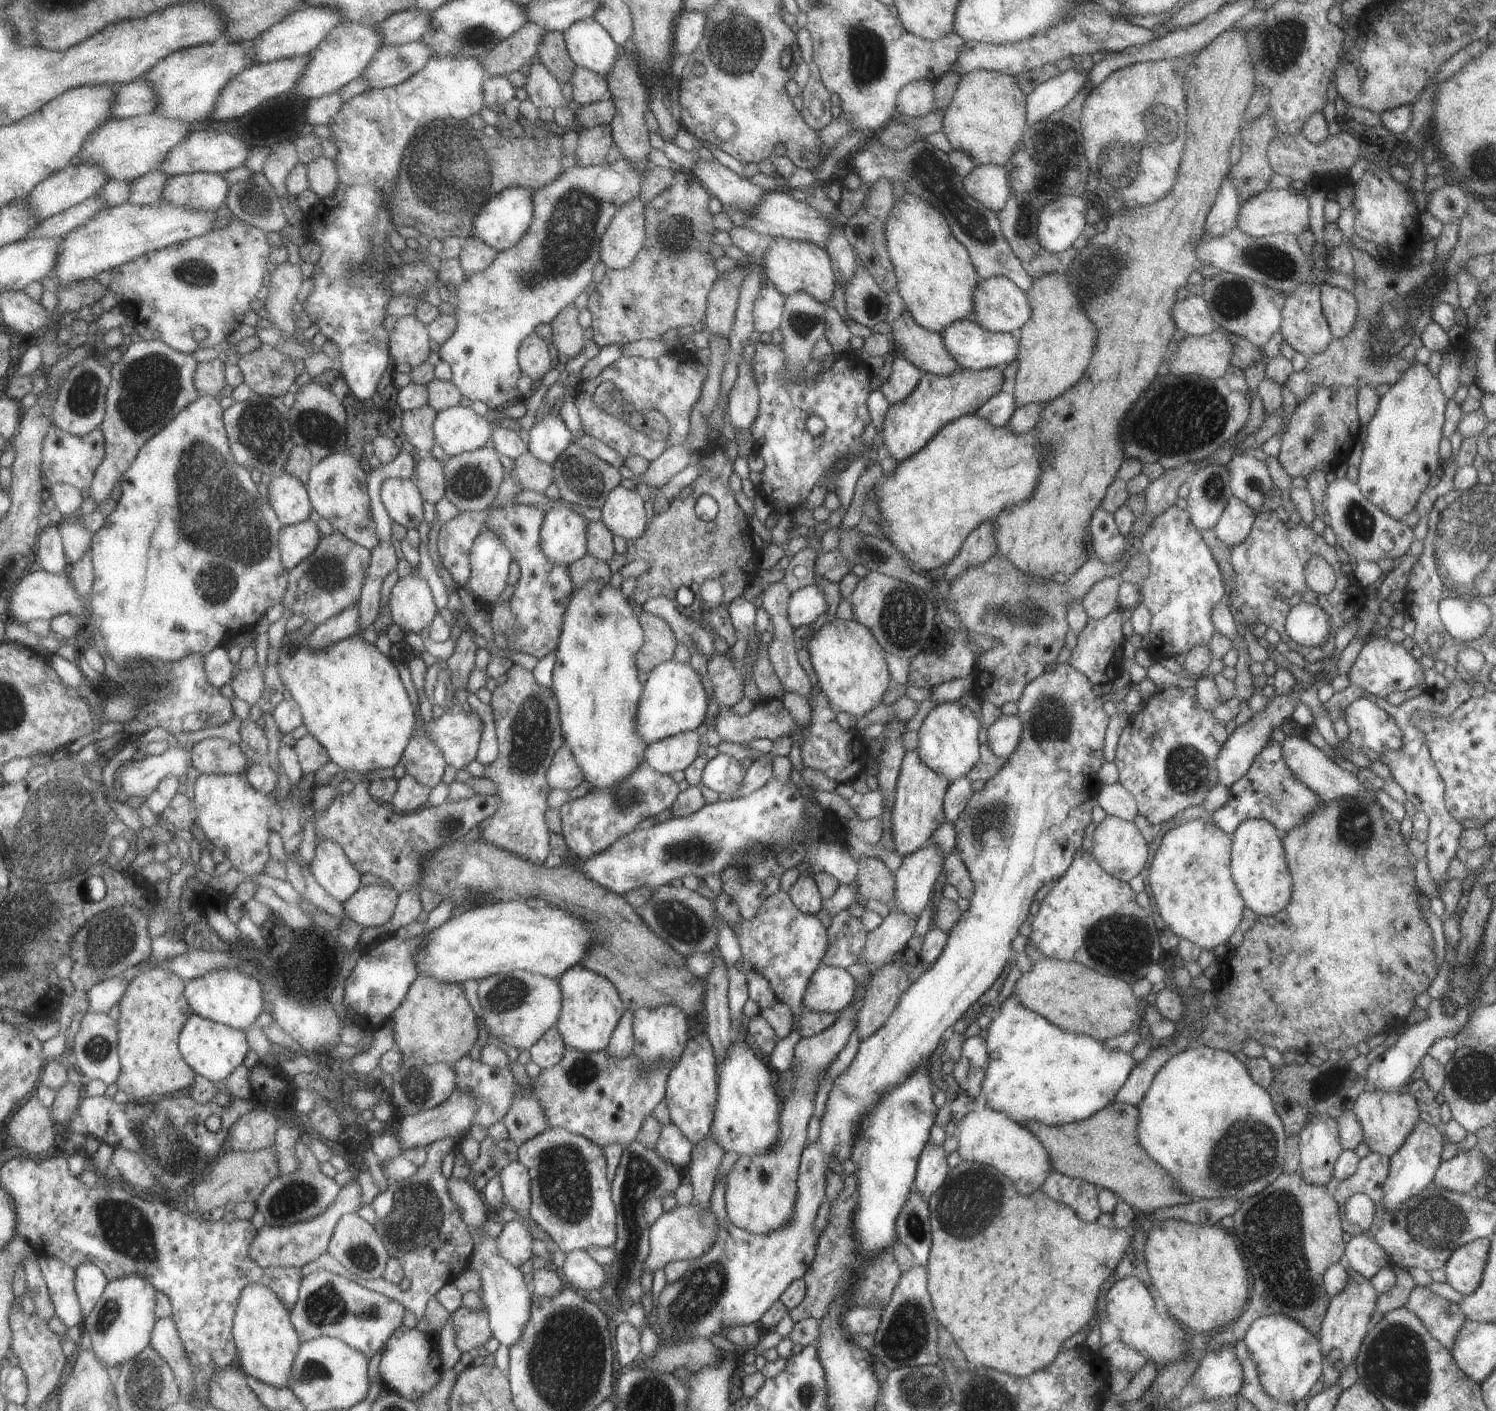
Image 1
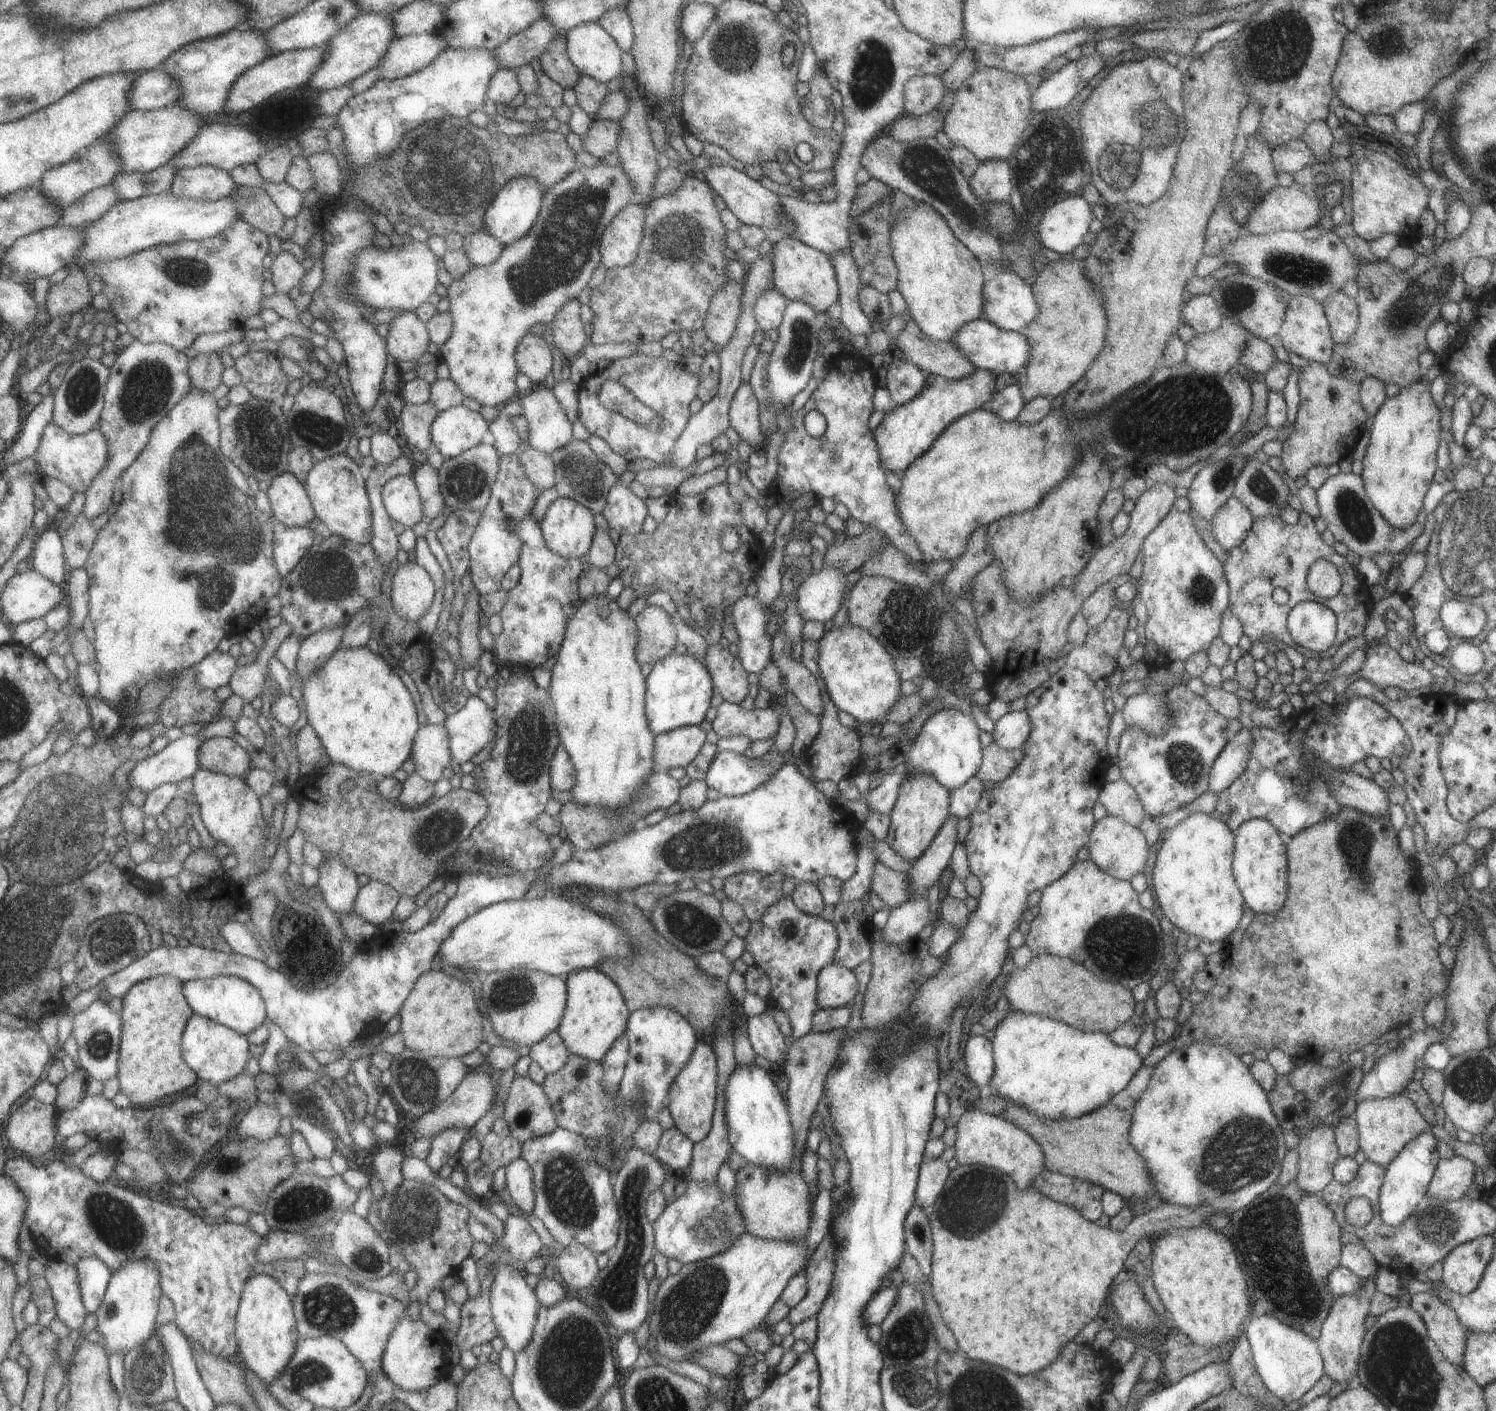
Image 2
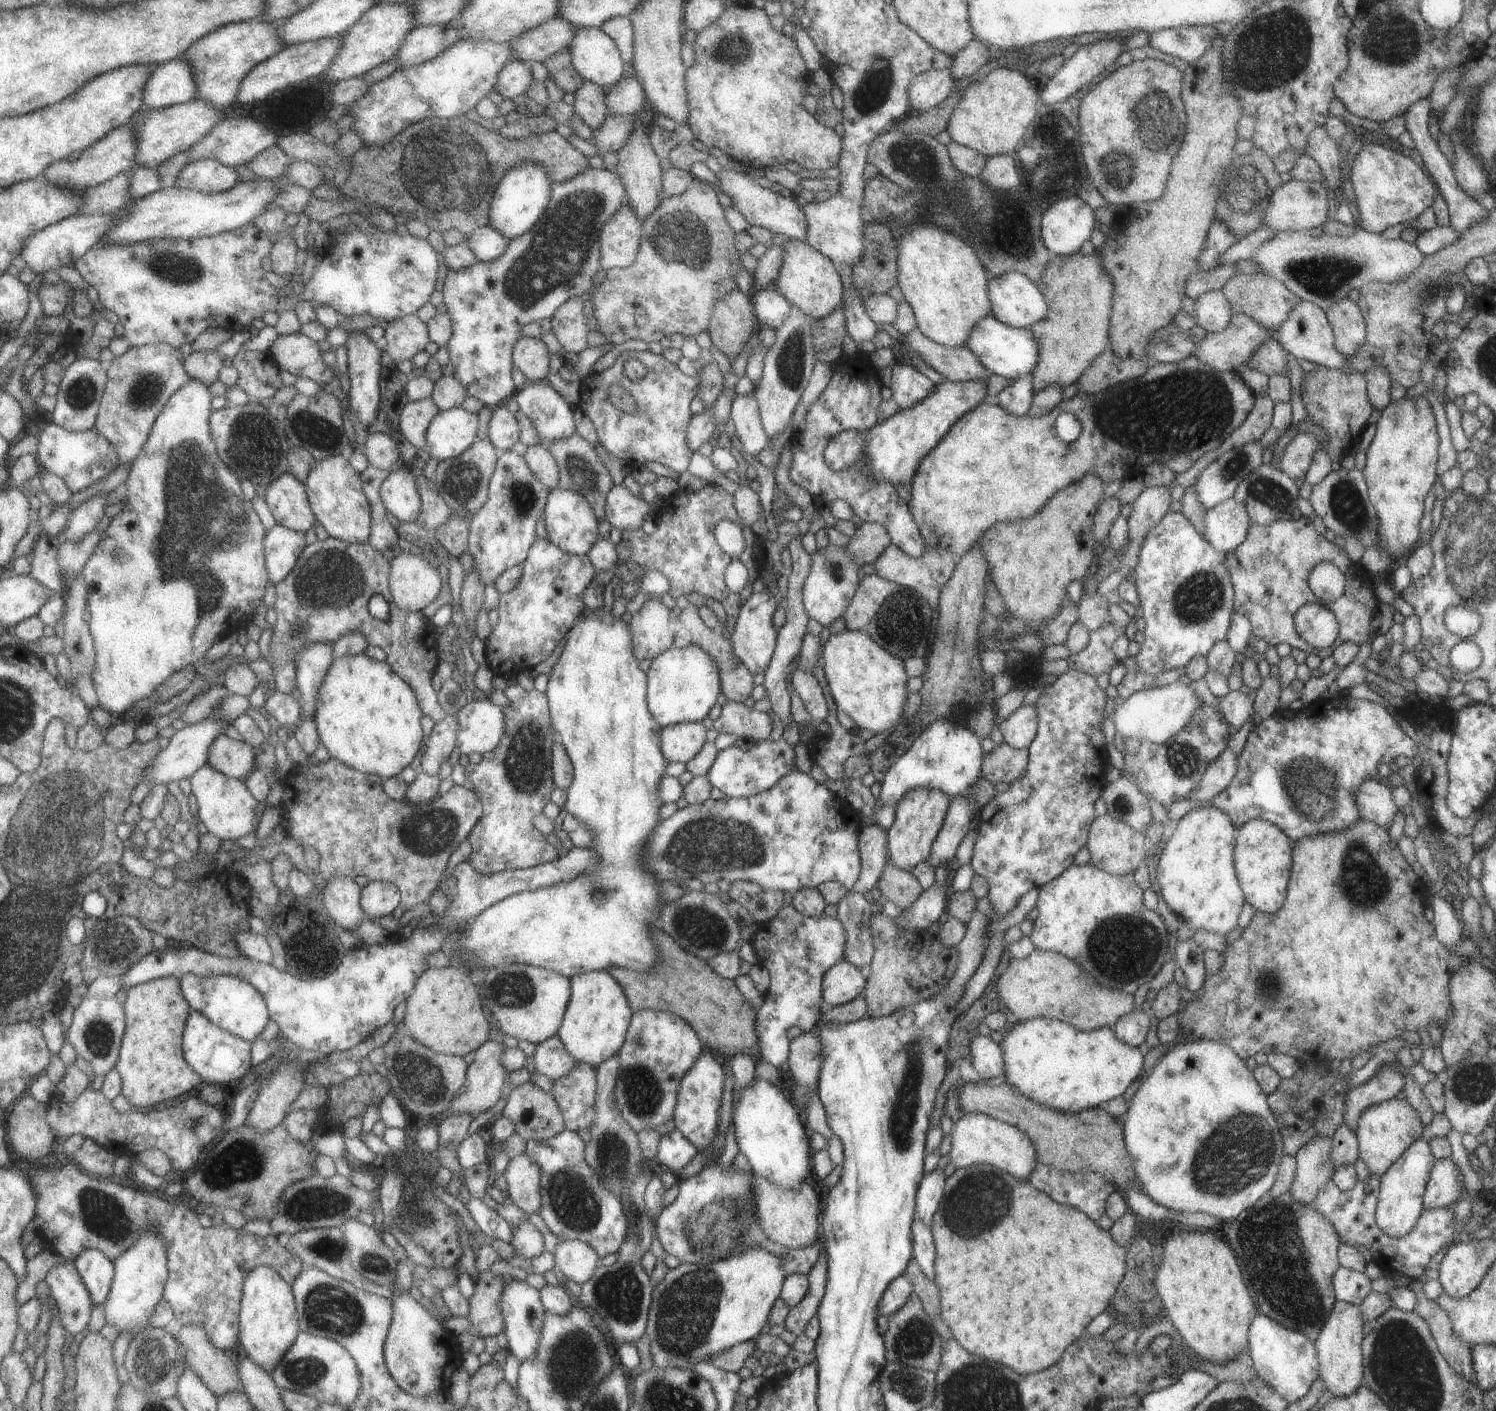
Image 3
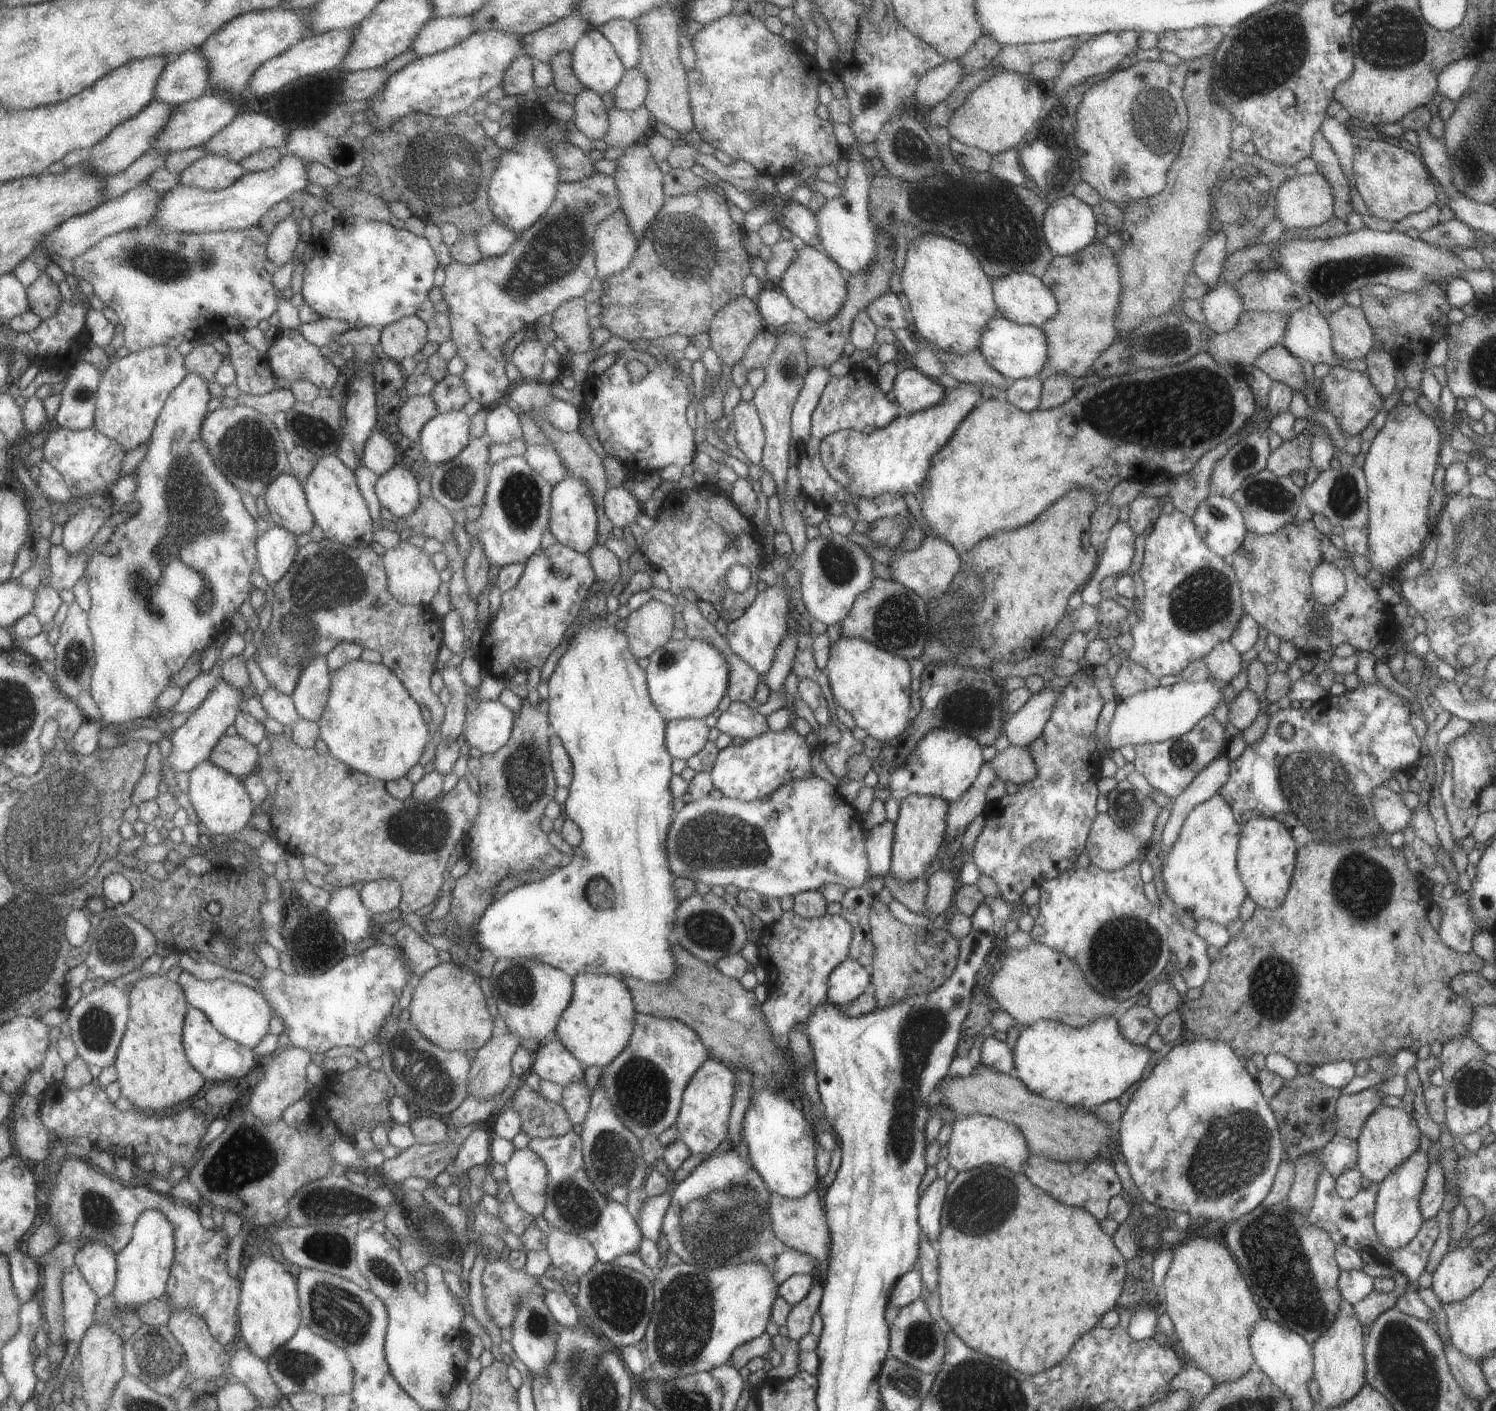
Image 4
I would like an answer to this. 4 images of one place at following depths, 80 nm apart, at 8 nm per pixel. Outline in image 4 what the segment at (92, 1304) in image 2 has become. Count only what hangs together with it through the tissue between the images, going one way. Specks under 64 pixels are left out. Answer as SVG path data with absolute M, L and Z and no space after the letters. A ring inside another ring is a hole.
M99 1240L87 1242L76 1254L76 1264L99 1299L114 1293L119 1276L117 1252Z

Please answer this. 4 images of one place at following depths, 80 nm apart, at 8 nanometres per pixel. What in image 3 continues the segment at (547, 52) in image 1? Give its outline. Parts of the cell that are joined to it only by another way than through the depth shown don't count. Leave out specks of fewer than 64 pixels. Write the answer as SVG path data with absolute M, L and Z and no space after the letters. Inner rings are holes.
M561 49L547 57L543 60L543 64L549 73L549 78L563 92L575 92L576 88L583 82L571 64L570 52L567 49Z

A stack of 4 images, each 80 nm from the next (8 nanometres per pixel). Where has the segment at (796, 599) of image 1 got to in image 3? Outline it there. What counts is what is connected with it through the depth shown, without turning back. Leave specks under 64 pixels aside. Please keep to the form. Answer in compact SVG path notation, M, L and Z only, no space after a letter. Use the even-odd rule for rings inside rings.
M827 542L824 548L815 548L813 554L809 554L811 566L803 581L802 605L808 618L813 618L822 626L830 626L837 618L841 617L849 604L854 590L858 587L859 574L857 570L861 565L855 563L842 546Z

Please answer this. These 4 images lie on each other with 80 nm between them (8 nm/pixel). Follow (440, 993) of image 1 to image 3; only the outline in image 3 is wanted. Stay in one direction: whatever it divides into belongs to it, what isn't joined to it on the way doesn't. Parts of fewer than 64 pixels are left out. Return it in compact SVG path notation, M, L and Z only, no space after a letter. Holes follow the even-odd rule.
M454 963L444 969L436 967L427 969L418 978L416 989L406 1002L406 1019L404 1020L403 1028L407 1028L414 1039L419 1040L425 1046L428 1046L434 1051L439 1051L444 1055L465 1056L465 1054L469 1054L473 1050L480 1049L491 1038L491 1026L489 1026L487 1018L485 1018L483 1002L481 1002L484 994L463 971L460 972L455 969Z

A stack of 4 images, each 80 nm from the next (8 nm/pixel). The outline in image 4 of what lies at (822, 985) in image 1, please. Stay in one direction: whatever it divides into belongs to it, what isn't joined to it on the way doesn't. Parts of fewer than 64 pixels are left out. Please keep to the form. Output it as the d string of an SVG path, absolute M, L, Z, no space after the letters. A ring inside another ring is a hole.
M843 960L827 978L827 1001L837 1006L852 1002L863 992L870 990L871 976L859 962Z

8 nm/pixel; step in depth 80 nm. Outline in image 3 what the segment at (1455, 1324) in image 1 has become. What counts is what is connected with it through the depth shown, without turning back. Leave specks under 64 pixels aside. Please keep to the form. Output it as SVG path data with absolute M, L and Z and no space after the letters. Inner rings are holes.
M1416 1280L1413 1288L1416 1296L1414 1311L1427 1323L1439 1354L1446 1360L1446 1366L1451 1367L1459 1376L1476 1384L1470 1348L1456 1337L1445 1310L1433 1299L1426 1298L1420 1286L1421 1282Z

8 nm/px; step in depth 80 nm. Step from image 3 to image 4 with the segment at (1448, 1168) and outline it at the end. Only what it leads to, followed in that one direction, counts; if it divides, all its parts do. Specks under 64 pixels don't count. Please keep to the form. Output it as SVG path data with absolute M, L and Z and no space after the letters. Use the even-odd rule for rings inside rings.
M1437 1161L1431 1162L1425 1174L1425 1180L1423 1180L1423 1190L1417 1198L1419 1212L1423 1220L1434 1217L1440 1209L1446 1191L1445 1182L1447 1180L1443 1176L1441 1166L1437 1164Z

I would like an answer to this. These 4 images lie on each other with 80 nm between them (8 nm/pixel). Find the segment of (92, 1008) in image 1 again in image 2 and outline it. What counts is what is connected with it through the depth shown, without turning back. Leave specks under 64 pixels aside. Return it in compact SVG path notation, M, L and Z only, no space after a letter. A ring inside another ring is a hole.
M509 872L506 875L466 873L457 876L457 893L442 910L441 915L414 933L401 931L384 944L373 946L369 952L359 952L335 977L333 983L323 989L297 991L283 972L267 963L236 953L216 951L201 946L154 948L147 956L127 968L102 980L106 993L101 1000L106 1003L113 998L123 1000L135 983L155 975L171 975L187 982L193 979L210 979L219 975L233 975L253 983L266 998L268 1018L275 1023L289 1041L305 1051L337 1050L349 1048L353 1040L365 1034L375 1034L393 1016L400 1014L402 1006L415 988L418 978L436 967L442 942L452 930L468 916L493 903L519 899L526 892L534 873Z

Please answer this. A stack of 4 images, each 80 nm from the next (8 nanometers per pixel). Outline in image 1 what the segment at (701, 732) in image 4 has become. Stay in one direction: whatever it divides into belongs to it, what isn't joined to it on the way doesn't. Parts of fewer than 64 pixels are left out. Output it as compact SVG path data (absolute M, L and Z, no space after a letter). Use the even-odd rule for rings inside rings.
M687 731L648 744L642 758L655 772L670 775L691 764L697 751L698 734Z

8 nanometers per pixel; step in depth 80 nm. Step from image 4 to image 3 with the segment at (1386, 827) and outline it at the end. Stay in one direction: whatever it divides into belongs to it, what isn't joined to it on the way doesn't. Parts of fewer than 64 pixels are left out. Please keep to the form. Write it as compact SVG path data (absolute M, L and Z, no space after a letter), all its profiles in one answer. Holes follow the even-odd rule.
M1377 778L1363 779L1352 792L1352 799L1360 818L1382 827L1389 828L1393 815L1398 811L1393 804L1391 789Z

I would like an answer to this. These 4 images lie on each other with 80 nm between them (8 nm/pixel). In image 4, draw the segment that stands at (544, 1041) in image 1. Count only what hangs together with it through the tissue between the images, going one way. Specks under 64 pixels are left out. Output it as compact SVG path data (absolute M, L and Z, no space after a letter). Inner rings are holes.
M560 1041L549 1042L538 1046L533 1053L531 1072L540 1080L553 1082L559 1087L567 1086L569 1082L584 1080L584 1066L581 1065Z

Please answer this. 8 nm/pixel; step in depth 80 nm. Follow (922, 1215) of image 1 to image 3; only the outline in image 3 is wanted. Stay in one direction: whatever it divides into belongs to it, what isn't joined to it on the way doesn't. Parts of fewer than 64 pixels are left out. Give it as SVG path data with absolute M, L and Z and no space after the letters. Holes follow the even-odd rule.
M913 1219L911 1229L912 1257L919 1264L919 1268L928 1279L934 1278L935 1247L932 1241L931 1229L921 1222L921 1219Z

